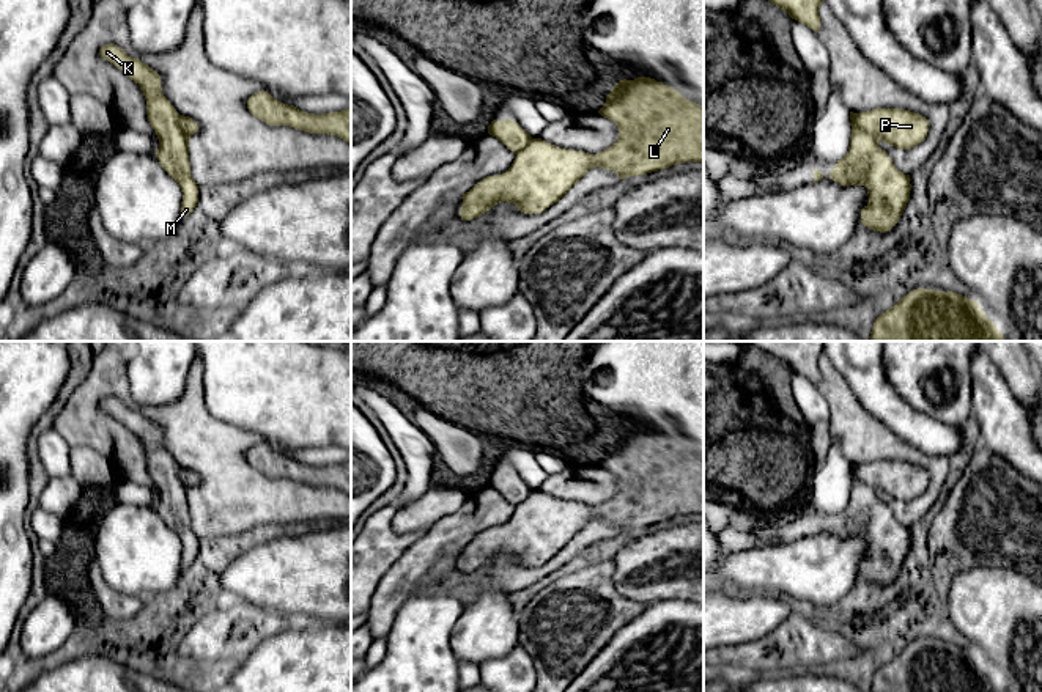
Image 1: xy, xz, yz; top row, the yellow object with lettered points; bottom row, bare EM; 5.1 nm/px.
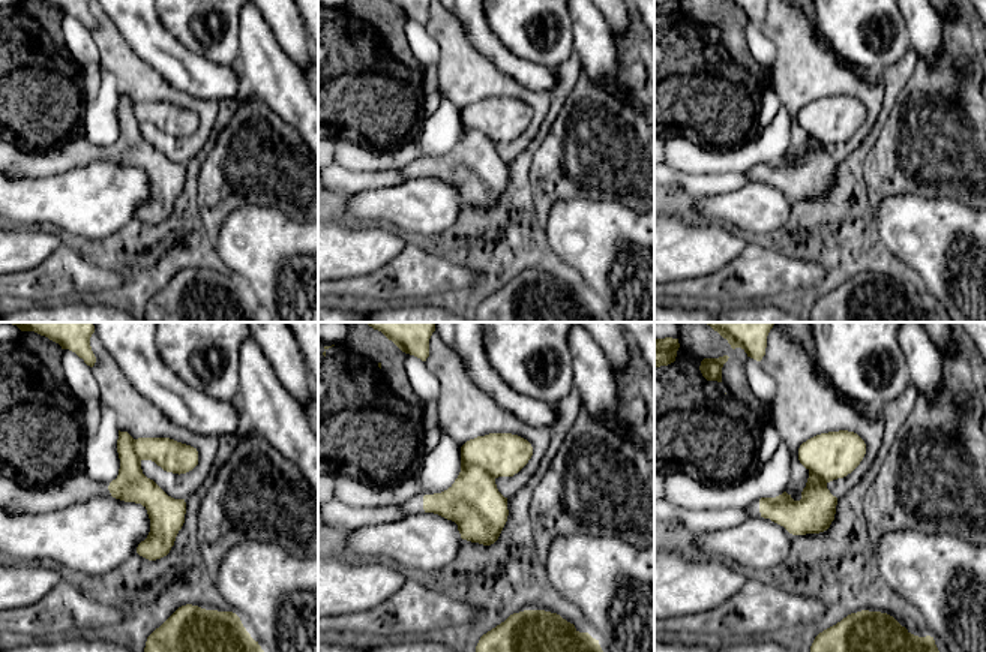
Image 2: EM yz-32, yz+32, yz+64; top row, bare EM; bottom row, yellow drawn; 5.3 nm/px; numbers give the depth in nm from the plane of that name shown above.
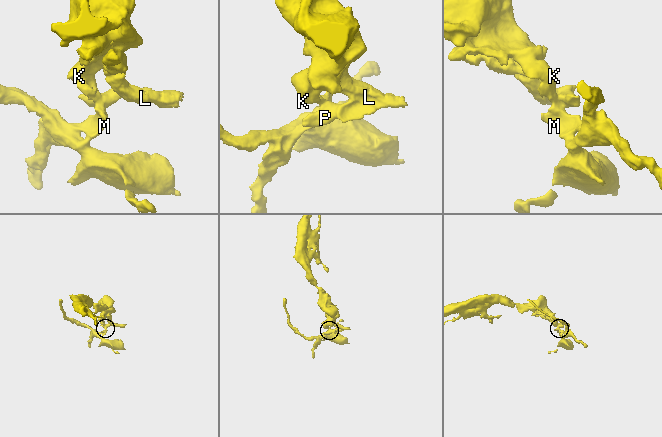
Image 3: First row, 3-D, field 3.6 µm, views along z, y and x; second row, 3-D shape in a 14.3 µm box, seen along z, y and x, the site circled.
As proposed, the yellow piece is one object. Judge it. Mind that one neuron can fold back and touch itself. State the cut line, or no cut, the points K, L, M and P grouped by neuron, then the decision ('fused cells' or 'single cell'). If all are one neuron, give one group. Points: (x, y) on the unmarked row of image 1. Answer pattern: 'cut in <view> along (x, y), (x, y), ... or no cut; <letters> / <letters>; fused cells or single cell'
no cut; K L M P; single cell

